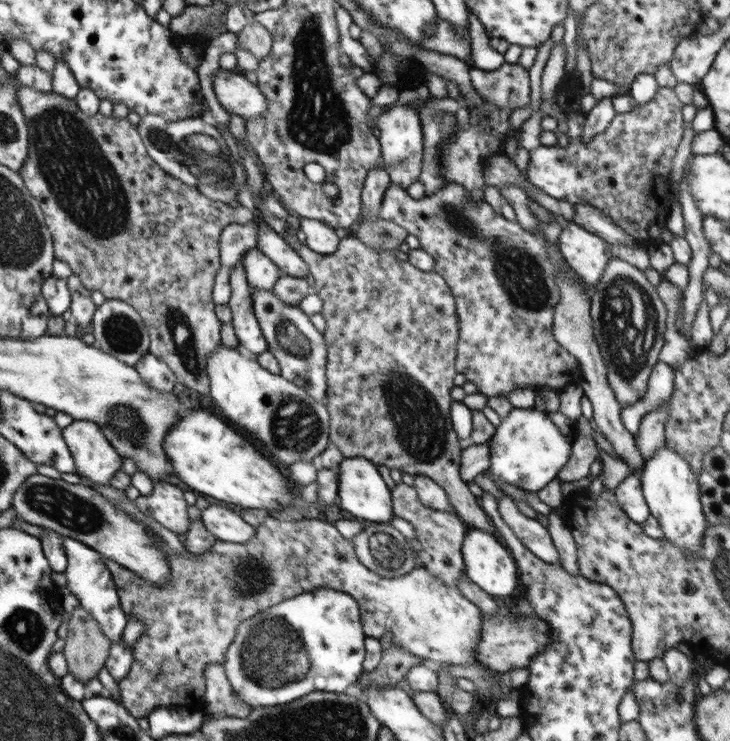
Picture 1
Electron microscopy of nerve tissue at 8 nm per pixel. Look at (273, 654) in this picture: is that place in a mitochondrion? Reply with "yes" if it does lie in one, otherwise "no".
yes

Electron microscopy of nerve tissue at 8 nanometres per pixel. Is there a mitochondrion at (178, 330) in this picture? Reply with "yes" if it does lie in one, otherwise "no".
yes

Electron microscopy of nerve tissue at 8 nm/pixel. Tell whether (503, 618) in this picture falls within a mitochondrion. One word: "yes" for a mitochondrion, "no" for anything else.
yes

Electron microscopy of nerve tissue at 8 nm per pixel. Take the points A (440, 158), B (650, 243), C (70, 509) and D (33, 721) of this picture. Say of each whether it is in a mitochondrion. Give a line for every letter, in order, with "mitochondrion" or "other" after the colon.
A: other
B: other
C: mitochondrion
D: mitochondrion

